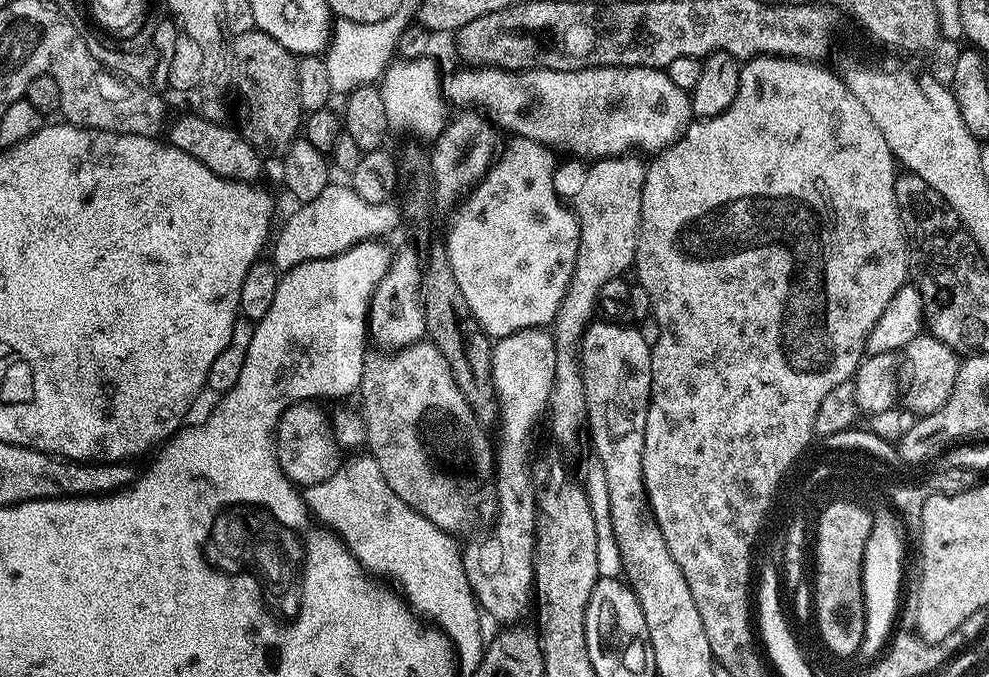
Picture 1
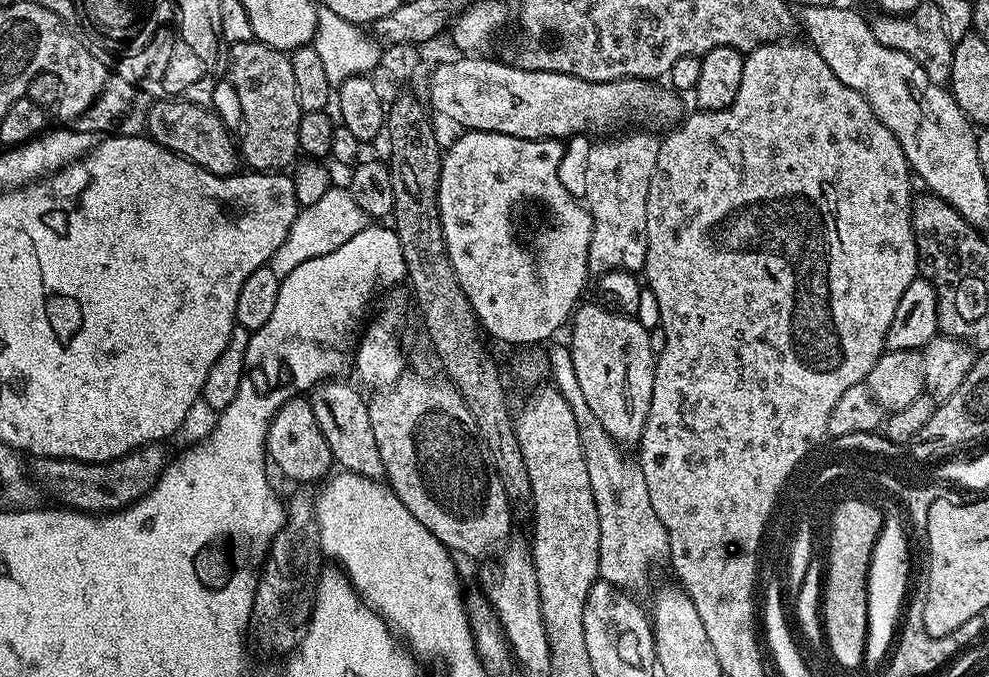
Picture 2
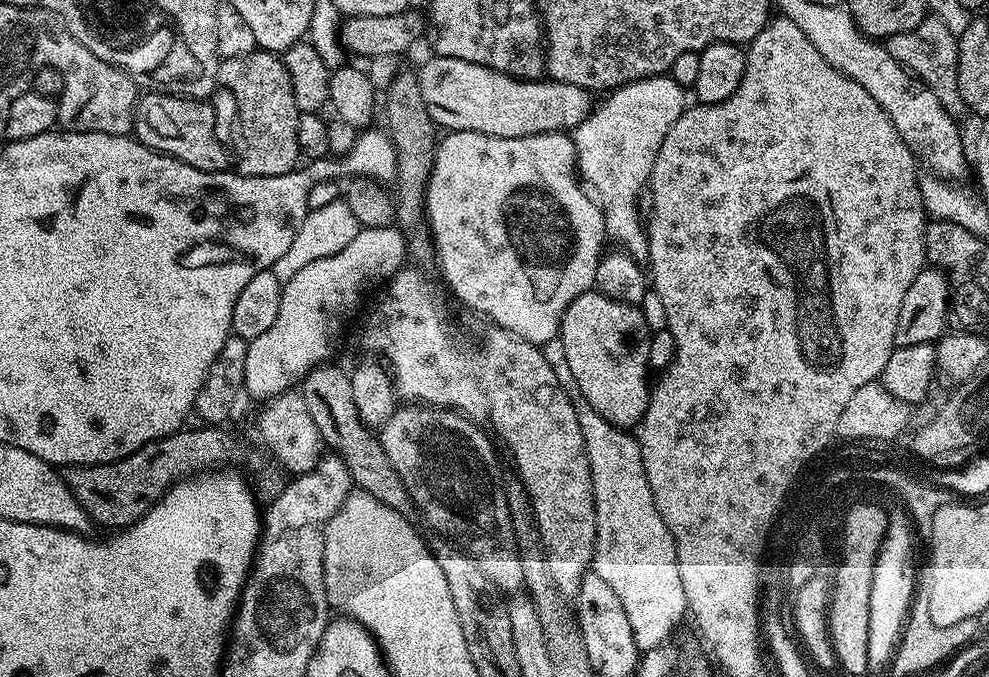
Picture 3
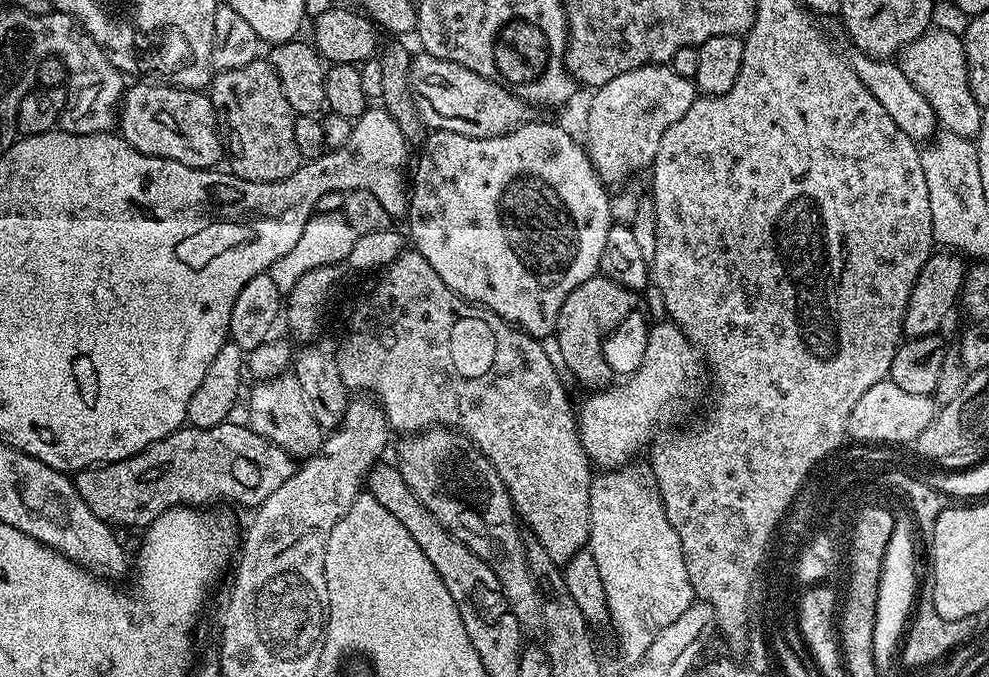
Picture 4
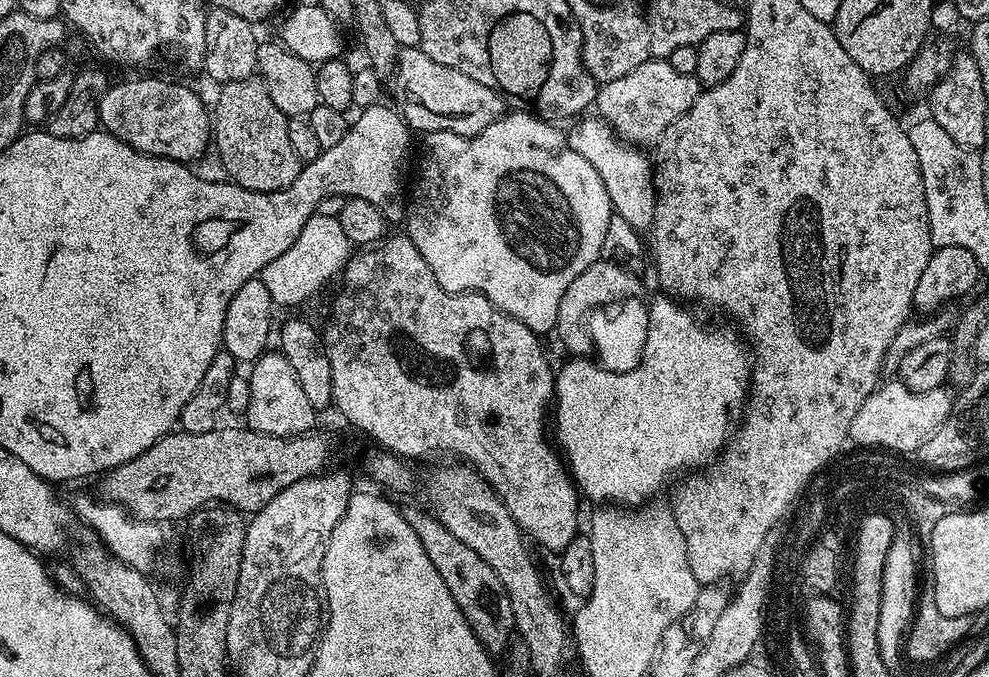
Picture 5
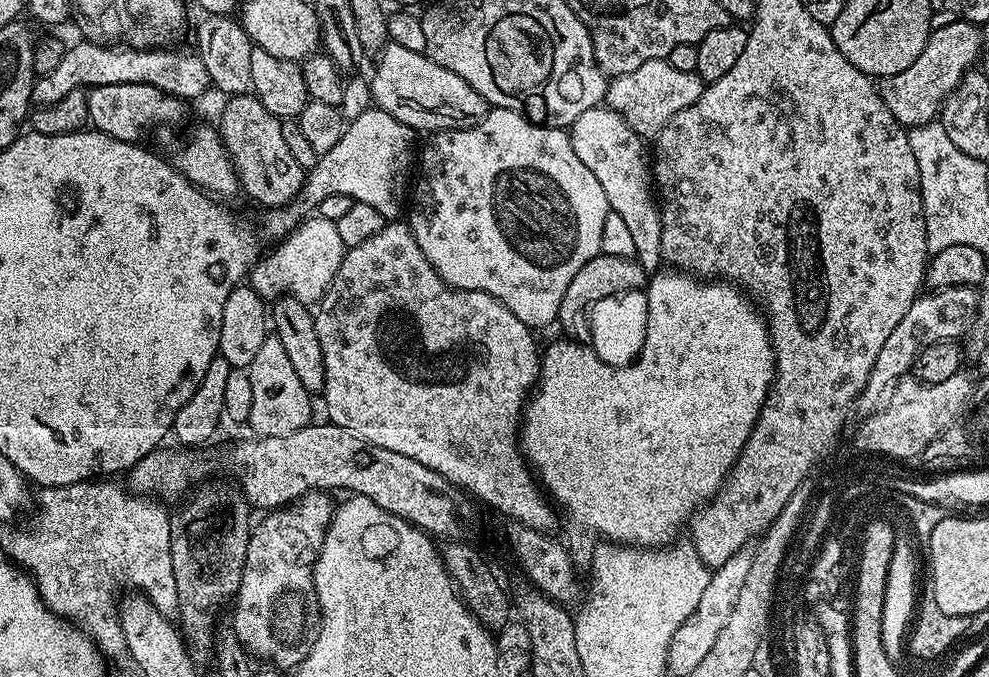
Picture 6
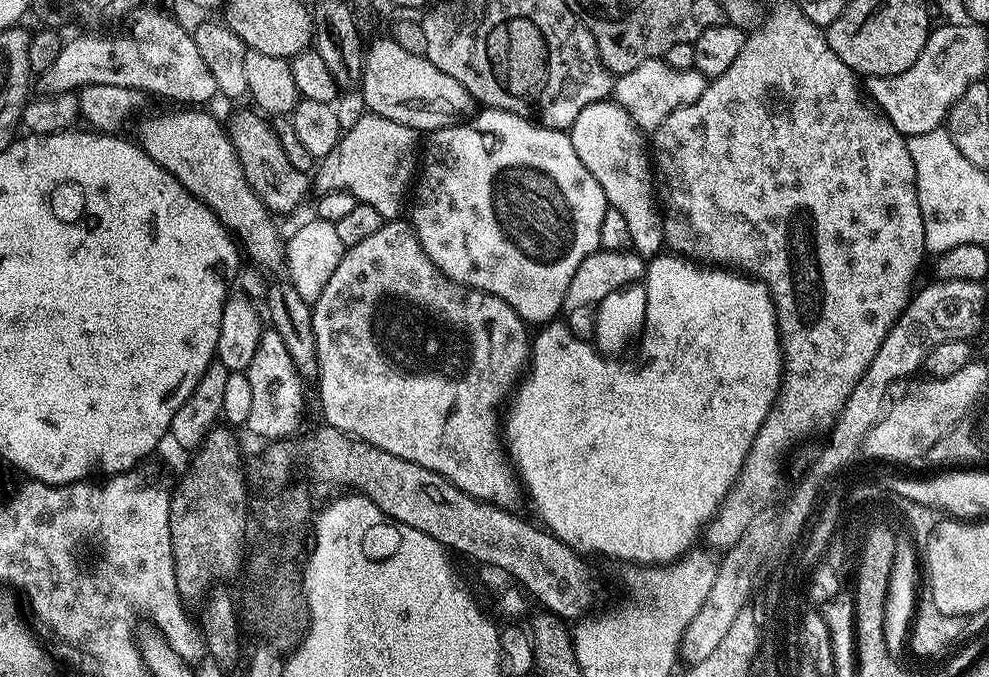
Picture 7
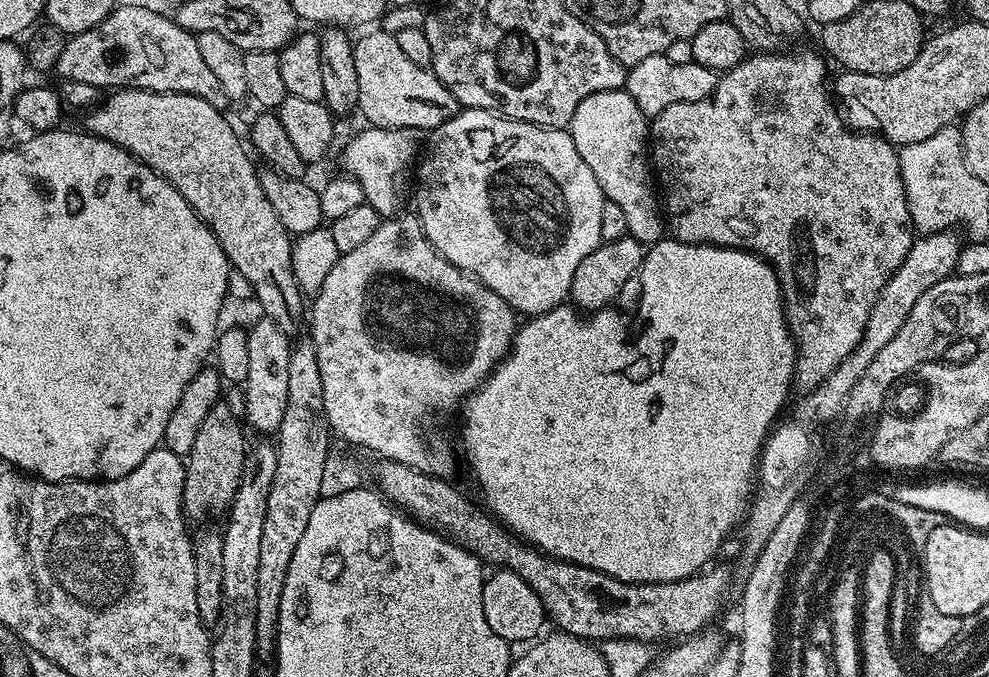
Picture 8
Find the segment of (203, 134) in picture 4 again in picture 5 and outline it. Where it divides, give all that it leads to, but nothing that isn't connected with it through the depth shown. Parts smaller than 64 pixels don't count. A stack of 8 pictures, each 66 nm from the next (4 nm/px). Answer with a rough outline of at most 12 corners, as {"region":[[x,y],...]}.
{"region":[[156,74],[109,83],[99,127],[131,148],[193,162],[210,108]]}

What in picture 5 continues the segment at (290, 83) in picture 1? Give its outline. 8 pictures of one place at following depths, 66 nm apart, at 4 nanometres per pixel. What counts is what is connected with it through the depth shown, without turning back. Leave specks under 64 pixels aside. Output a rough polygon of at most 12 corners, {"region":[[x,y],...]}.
{"region":[[263,80],[219,85],[214,148],[231,183],[280,192],[302,162]]}

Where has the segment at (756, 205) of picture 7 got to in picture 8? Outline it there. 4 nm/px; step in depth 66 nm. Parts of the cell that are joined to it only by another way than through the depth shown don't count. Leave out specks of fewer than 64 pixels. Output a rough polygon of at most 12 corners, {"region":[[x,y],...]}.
{"region":[[819,51],[651,117],[671,239],[776,271],[794,384],[858,346],[914,229]]}

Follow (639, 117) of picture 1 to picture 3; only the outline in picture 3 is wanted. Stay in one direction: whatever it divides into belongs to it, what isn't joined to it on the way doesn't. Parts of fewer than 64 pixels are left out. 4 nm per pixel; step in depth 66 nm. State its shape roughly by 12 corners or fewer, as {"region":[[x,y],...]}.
{"region":[[435,54],[430,118],[498,138],[567,133],[593,93]]}

